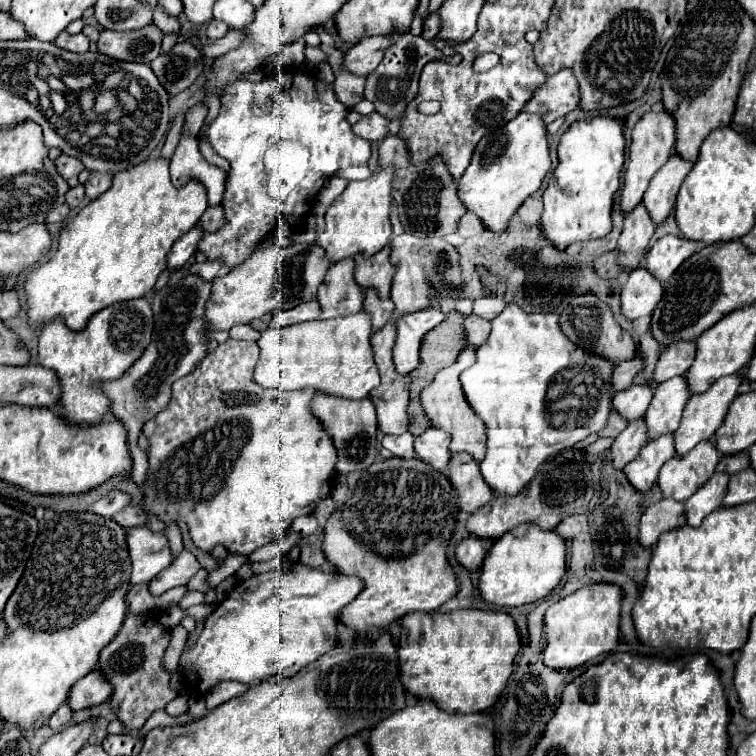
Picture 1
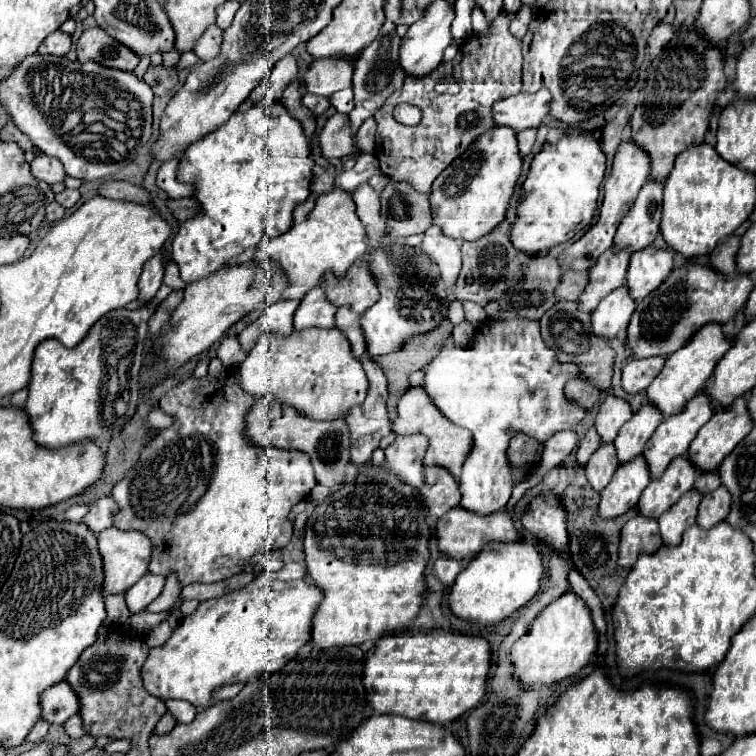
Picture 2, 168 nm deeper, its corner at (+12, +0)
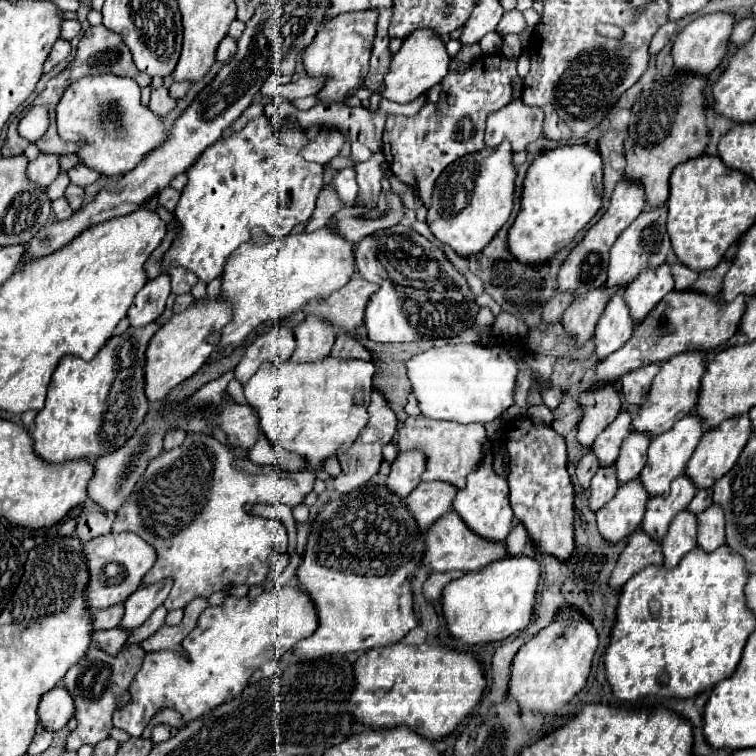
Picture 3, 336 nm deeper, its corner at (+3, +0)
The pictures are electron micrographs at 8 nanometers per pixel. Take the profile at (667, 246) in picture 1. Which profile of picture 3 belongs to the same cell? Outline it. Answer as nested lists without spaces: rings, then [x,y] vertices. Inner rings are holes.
[[[661,265],[655,271],[645,271],[637,277],[637,281],[633,281],[625,291],[623,291],[623,299],[629,305],[631,317],[635,323],[641,323],[649,311],[653,307],[657,307],[657,303],[669,293],[673,291],[673,275],[669,271],[669,265]]]

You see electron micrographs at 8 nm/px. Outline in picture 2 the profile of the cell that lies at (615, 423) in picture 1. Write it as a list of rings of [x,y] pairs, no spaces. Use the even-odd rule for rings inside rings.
[[[590,427],[590,429],[586,431],[586,435],[584,435],[584,439],[580,441],[578,451],[576,451],[578,463],[586,465],[586,461],[588,461],[588,459],[590,459],[590,455],[598,449],[598,445],[600,445],[600,435],[596,433],[596,429],[594,429],[594,427]]]

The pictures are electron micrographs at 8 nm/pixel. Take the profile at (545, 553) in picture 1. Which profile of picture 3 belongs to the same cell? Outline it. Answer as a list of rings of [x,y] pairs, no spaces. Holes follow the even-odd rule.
[[[505,557],[491,565],[451,581],[441,595],[447,631],[463,645],[483,645],[503,641],[523,631],[533,615],[533,603],[539,583],[539,563],[531,557]]]

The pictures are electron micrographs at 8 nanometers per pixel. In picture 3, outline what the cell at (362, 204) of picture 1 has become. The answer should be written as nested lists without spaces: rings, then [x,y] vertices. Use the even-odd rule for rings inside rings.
[[[331,227],[313,233],[297,233],[285,239],[253,241],[237,247],[225,261],[221,275],[221,299],[233,309],[229,325],[221,329],[221,347],[239,347],[251,331],[265,321],[287,319],[311,299],[327,297],[341,289],[355,273],[353,243],[339,237]]]

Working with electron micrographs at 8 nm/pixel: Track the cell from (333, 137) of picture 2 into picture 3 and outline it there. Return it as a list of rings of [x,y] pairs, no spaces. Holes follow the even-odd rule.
[[[323,127],[317,135],[315,141],[309,141],[305,145],[305,149],[301,149],[303,157],[307,161],[317,161],[317,163],[327,163],[331,161],[335,155],[339,155],[341,147],[343,147],[345,137],[337,131],[337,129],[327,129]]]

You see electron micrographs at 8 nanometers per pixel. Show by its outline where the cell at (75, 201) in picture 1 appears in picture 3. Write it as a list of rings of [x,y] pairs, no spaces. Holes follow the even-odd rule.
[[[69,185],[69,187],[67,187],[67,191],[65,191],[65,199],[69,201],[69,205],[71,205],[71,209],[73,209],[73,211],[81,209],[81,205],[83,205],[83,199],[85,199],[83,187]]]

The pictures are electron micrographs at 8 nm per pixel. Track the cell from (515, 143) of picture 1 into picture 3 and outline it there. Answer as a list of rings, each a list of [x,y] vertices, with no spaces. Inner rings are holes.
[[[511,145],[483,149],[459,157],[435,181],[433,205],[427,211],[427,227],[437,241],[449,245],[457,255],[471,257],[481,253],[495,233],[507,223],[513,209],[515,167],[511,163]]]

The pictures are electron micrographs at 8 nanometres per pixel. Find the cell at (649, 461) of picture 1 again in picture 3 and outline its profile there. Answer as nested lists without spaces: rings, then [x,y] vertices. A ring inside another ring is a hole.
[[[639,479],[621,485],[615,497],[597,511],[597,529],[601,537],[609,543],[619,543],[635,533],[641,525],[647,499]]]

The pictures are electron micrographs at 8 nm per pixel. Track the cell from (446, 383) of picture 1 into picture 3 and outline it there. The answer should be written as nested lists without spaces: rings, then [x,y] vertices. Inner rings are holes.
[[[425,415],[419,417],[409,417],[401,427],[399,427],[399,439],[397,445],[401,451],[411,451],[417,449],[425,455],[427,465],[421,475],[423,481],[447,481],[455,489],[465,487],[465,477],[477,469],[483,461],[483,445],[485,445],[485,427],[475,423],[475,425],[459,425],[459,423],[449,423],[449,421],[435,421]]]

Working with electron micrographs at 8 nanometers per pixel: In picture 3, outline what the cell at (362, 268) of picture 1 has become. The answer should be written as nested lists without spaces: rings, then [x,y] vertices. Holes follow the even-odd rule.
[[[353,277],[345,287],[331,293],[327,299],[309,301],[303,313],[321,317],[331,325],[347,333],[353,333],[363,323],[365,305],[369,301],[369,295],[375,291],[377,291],[375,283],[369,283],[361,277]]]

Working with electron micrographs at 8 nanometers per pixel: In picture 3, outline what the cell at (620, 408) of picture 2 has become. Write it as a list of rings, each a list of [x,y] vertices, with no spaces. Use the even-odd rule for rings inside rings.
[[[621,411],[619,417],[591,445],[599,461],[599,467],[609,467],[615,463],[619,455],[619,447],[629,433],[631,433],[631,415],[627,411]]]

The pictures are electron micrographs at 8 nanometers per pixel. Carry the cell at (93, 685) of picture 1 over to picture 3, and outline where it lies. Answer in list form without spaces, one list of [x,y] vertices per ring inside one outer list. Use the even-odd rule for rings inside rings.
[[[55,687],[41,697],[37,713],[39,713],[41,725],[55,733],[55,731],[63,729],[67,725],[67,721],[75,715],[73,699],[63,687]]]

